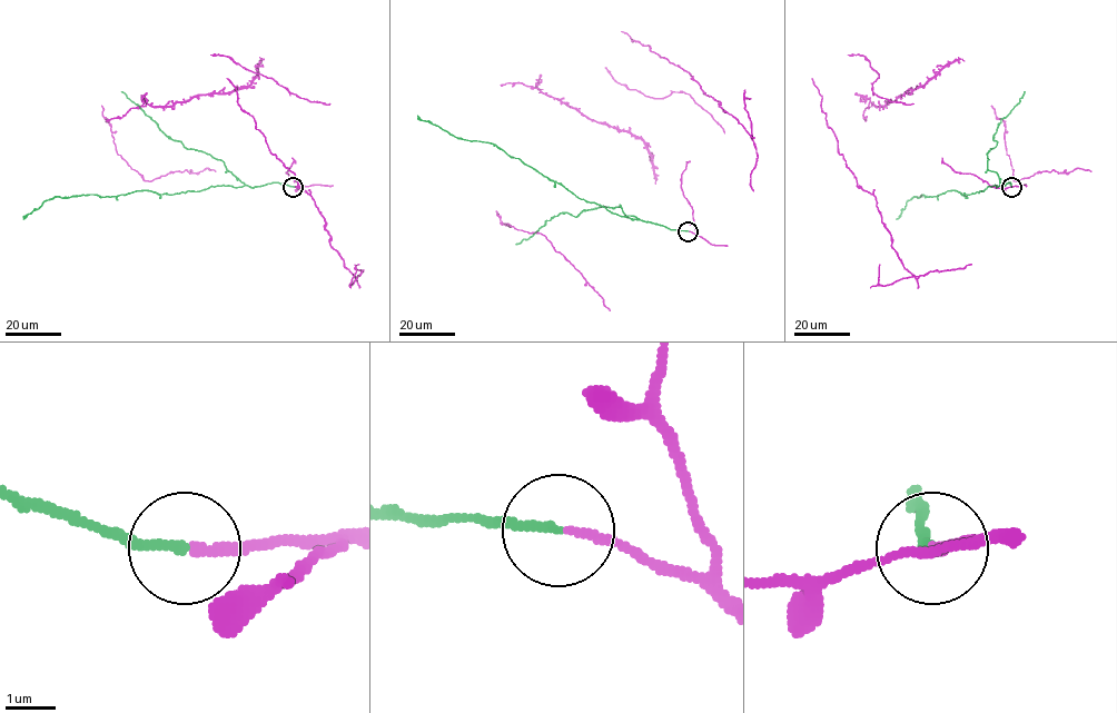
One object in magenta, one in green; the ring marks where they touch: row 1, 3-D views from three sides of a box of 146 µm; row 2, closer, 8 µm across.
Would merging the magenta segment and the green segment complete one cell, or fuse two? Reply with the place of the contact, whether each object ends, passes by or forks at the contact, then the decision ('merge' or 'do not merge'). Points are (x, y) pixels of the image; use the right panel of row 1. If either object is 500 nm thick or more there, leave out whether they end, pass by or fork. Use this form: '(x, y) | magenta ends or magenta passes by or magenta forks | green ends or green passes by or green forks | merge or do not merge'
(1011, 187) | magenta ends | green ends | merge

